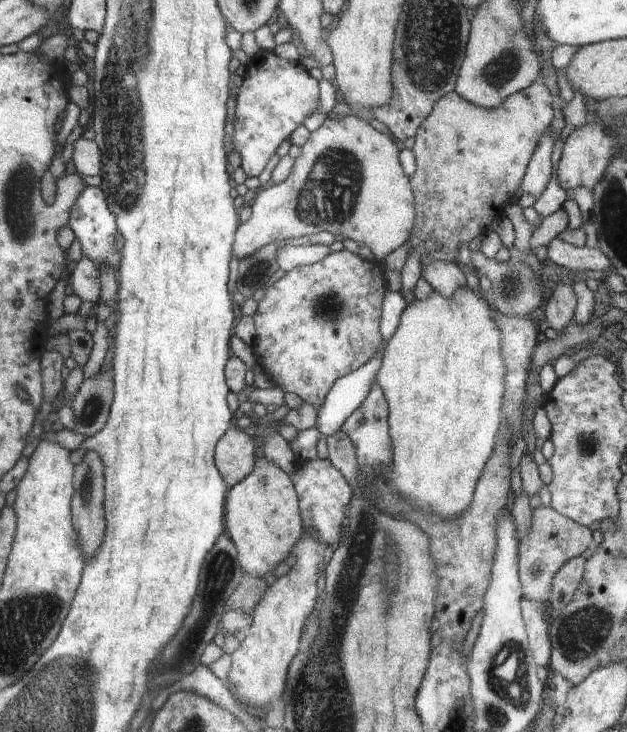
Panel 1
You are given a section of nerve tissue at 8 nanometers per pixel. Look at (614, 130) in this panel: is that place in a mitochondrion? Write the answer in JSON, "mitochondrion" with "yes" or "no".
{"mitochondrion":"yes"}

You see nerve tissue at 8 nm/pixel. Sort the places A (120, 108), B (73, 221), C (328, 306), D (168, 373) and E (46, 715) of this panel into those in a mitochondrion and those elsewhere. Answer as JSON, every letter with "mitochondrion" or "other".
{"A":"mitochondrion","B":"other","C":"mitochondrion","D":"other","E":"mitochondrion"}

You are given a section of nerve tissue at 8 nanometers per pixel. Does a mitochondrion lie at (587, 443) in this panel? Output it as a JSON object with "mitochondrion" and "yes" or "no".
{"mitochondrion":"yes"}

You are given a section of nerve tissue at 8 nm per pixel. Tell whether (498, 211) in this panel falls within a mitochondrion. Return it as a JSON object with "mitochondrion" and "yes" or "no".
{"mitochondrion":"no"}

